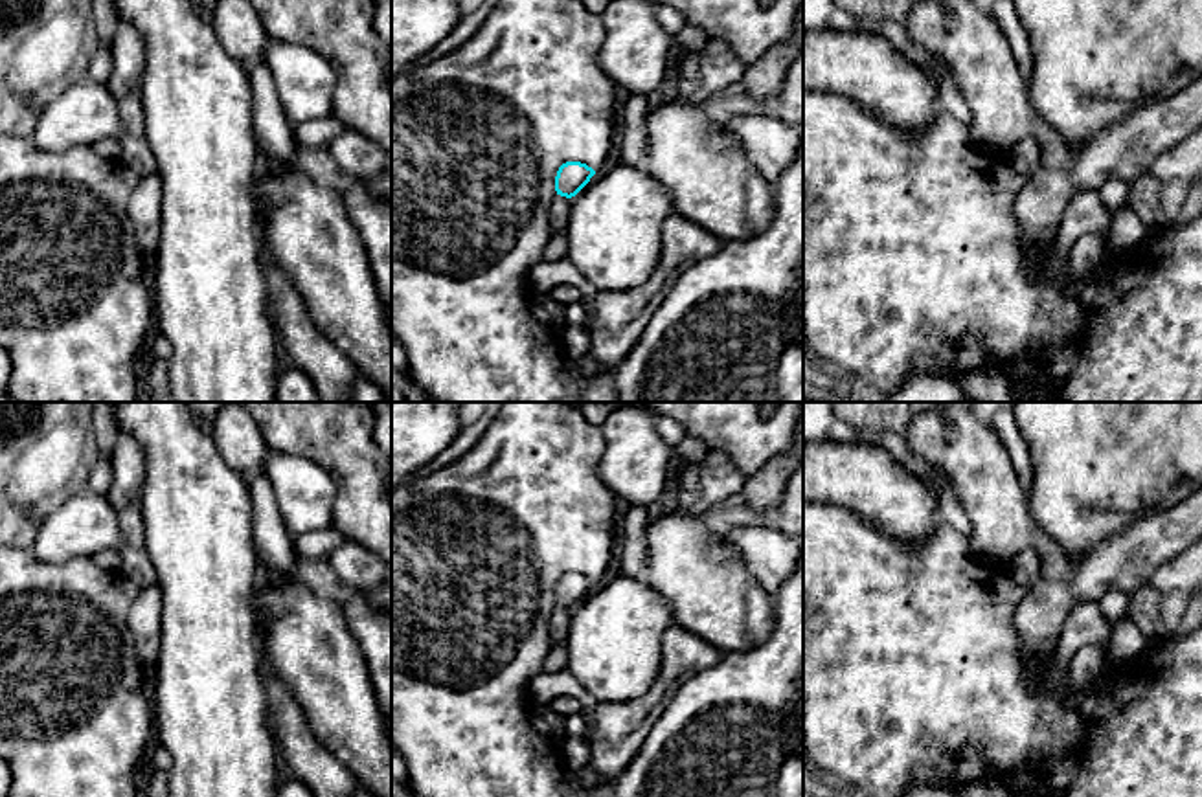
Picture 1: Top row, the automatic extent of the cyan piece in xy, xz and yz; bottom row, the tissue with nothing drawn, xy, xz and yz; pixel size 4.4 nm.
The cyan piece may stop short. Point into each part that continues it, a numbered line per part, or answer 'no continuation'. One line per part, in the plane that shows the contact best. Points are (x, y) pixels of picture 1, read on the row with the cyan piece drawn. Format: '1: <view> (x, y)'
1: xz (559, 213)

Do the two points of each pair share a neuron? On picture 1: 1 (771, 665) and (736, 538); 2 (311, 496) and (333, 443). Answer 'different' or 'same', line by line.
1: same
2: different

